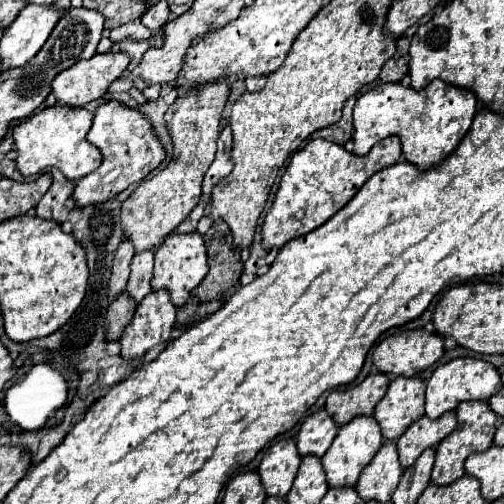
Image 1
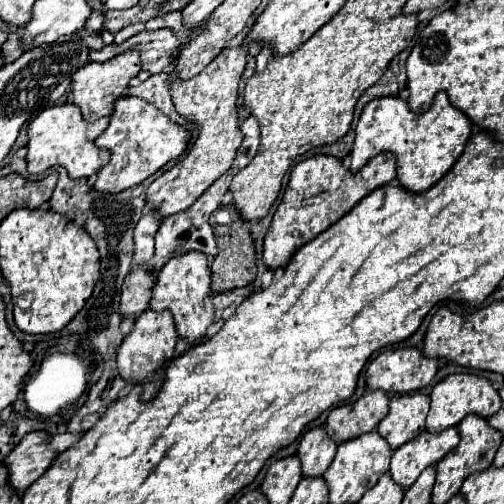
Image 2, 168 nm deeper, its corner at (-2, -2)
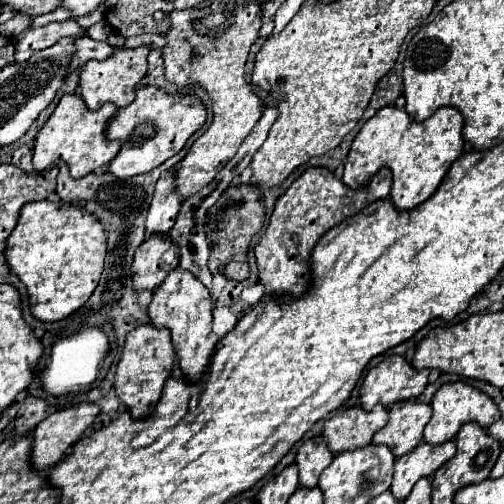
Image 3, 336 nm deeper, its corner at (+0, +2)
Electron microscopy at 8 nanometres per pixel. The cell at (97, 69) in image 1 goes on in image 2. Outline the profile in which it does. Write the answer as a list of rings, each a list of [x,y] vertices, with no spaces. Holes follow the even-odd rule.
[[[125,51],[105,63],[87,63],[79,71],[75,71],[71,93],[73,93],[73,103],[83,113],[83,119],[95,121],[95,119],[101,119],[103,115],[111,115],[115,109],[115,101],[125,95],[129,81],[137,77],[139,71],[141,71],[139,51]]]

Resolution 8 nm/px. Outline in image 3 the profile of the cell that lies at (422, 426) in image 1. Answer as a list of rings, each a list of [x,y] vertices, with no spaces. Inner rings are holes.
[[[447,441],[445,445],[421,443],[417,449],[405,453],[403,457],[397,457],[391,483],[393,495],[399,501],[403,501],[411,493],[415,481],[419,481],[421,477],[431,477],[453,455],[455,455],[455,441]]]

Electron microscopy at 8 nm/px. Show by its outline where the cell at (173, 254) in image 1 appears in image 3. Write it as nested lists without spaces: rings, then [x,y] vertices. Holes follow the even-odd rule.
[[[173,269],[167,279],[153,291],[153,299],[147,307],[149,319],[155,327],[167,327],[173,337],[173,345],[177,351],[179,367],[187,379],[199,379],[201,373],[207,369],[209,359],[213,355],[213,347],[219,337],[213,333],[213,299],[209,289],[193,277],[193,273],[185,273],[185,269]]]

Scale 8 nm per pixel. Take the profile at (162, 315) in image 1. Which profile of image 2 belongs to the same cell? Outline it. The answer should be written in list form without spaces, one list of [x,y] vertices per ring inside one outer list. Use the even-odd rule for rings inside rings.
[[[147,309],[143,315],[137,317],[131,333],[123,339],[123,343],[117,349],[117,371],[125,381],[133,381],[135,385],[143,387],[141,399],[151,401],[163,383],[165,367],[175,357],[175,343],[177,343],[177,331],[173,327],[171,313],[155,313]]]

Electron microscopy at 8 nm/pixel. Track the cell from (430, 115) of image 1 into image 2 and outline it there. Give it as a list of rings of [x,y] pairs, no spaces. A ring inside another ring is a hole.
[[[441,91],[431,109],[425,111],[423,115],[417,115],[409,109],[407,101],[399,99],[399,97],[381,97],[375,99],[371,103],[365,105],[361,119],[357,123],[355,129],[355,143],[353,143],[353,151],[351,151],[351,173],[357,173],[369,159],[373,159],[379,153],[393,153],[397,159],[397,181],[403,189],[407,189],[409,193],[423,193],[427,191],[431,185],[435,185],[459,159],[459,155],[463,153],[463,147],[467,143],[467,139],[471,137],[471,121],[467,119],[467,115],[463,115],[459,109],[455,109],[447,95]]]

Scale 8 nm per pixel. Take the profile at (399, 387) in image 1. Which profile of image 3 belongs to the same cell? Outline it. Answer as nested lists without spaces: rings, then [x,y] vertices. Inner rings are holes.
[[[397,401],[389,409],[389,423],[373,435],[377,445],[387,445],[395,457],[409,453],[423,441],[423,429],[431,419],[431,405]]]

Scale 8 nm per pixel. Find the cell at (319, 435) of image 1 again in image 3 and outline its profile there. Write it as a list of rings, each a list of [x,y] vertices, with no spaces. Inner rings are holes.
[[[321,435],[307,439],[299,447],[295,457],[295,463],[299,467],[299,483],[303,487],[315,487],[319,475],[331,461],[333,461],[333,453],[329,451]]]

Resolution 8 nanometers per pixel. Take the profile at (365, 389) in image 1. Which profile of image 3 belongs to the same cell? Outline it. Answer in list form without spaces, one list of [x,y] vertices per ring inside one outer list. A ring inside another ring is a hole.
[[[377,403],[373,411],[365,411],[363,407],[355,405],[325,421],[323,439],[333,453],[357,449],[369,445],[373,433],[381,429],[385,423],[387,423],[387,409],[381,403]]]

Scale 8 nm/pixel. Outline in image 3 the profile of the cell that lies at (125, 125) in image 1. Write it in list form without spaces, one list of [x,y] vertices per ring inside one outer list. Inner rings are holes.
[[[139,85],[135,89],[135,101],[127,107],[117,109],[107,127],[107,139],[121,141],[121,151],[107,165],[107,171],[121,179],[149,173],[151,169],[159,167],[163,161],[179,153],[185,147],[187,139],[201,129],[205,117],[207,113],[195,97],[173,97],[157,87]]]

